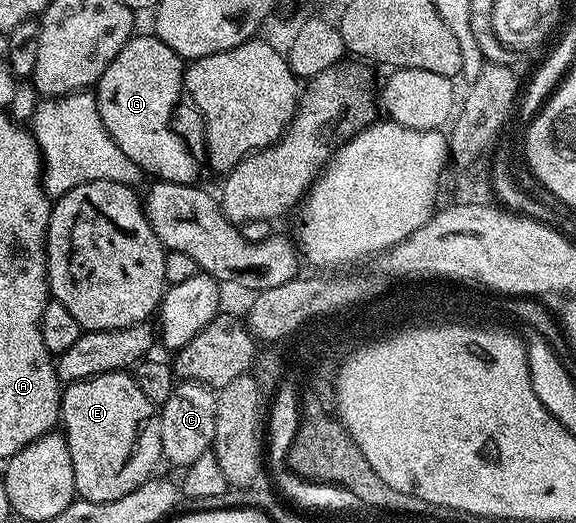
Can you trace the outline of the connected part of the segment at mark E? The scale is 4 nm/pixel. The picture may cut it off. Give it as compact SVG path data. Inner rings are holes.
M128 371L104 372L98 376L88 376L85 380L74 380L61 393L60 427L67 446L71 450L71 470L75 470L75 490L77 496L87 502L115 502L123 494L131 494L143 482L154 475L157 463L162 463L161 435L159 422L161 413L139 390L136 375Z

